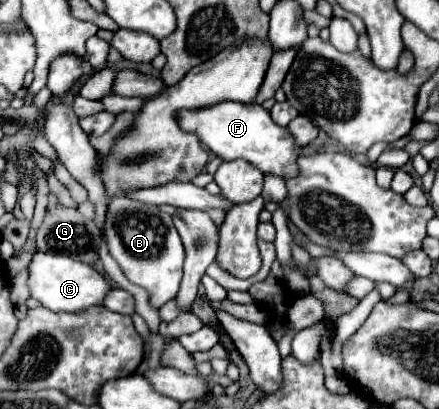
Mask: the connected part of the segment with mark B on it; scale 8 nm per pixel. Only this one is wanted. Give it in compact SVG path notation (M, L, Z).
M129 196L111 198L103 224L103 240L123 274L149 292L149 302L155 308L161 308L167 300L177 296L183 278L185 252L169 214L153 204L141 204Z

